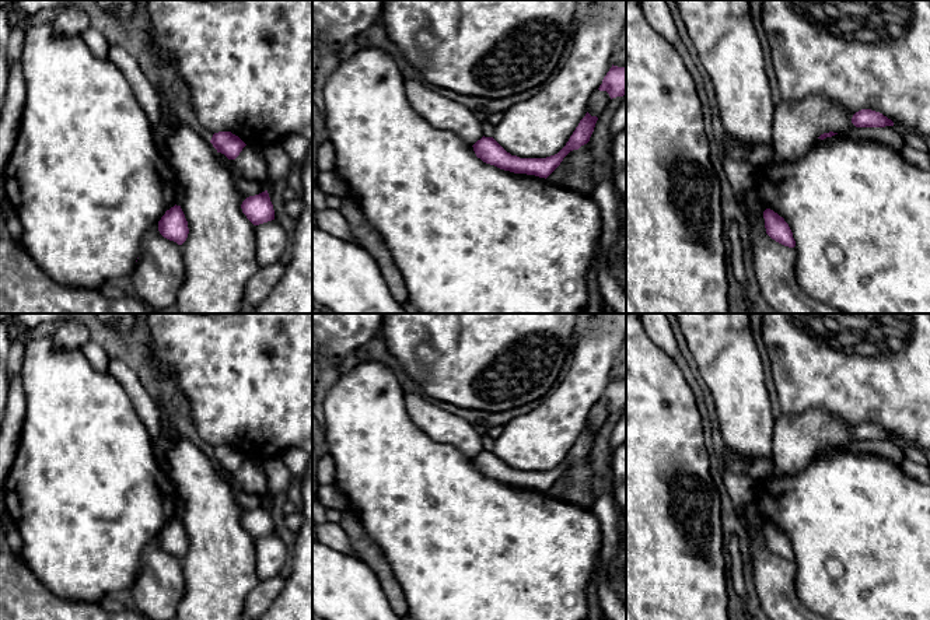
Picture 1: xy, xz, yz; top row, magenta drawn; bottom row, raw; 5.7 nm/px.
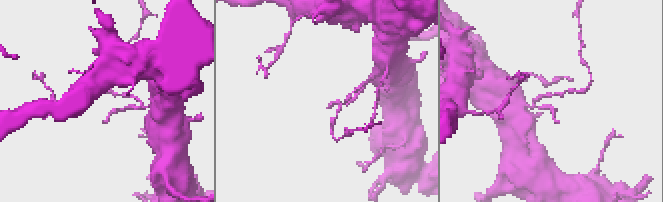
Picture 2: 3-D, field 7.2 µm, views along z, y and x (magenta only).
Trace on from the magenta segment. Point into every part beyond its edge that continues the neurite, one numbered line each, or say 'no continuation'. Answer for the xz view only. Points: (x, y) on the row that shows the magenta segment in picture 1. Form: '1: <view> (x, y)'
no continuation

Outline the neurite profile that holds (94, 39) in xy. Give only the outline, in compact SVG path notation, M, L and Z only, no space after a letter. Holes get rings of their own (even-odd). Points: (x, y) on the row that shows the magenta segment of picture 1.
M88 27L83 34L81 39L85 42L85 45L90 48L90 50L97 56L97 57L105 57L109 50L109 42L106 38L97 31L92 27Z

